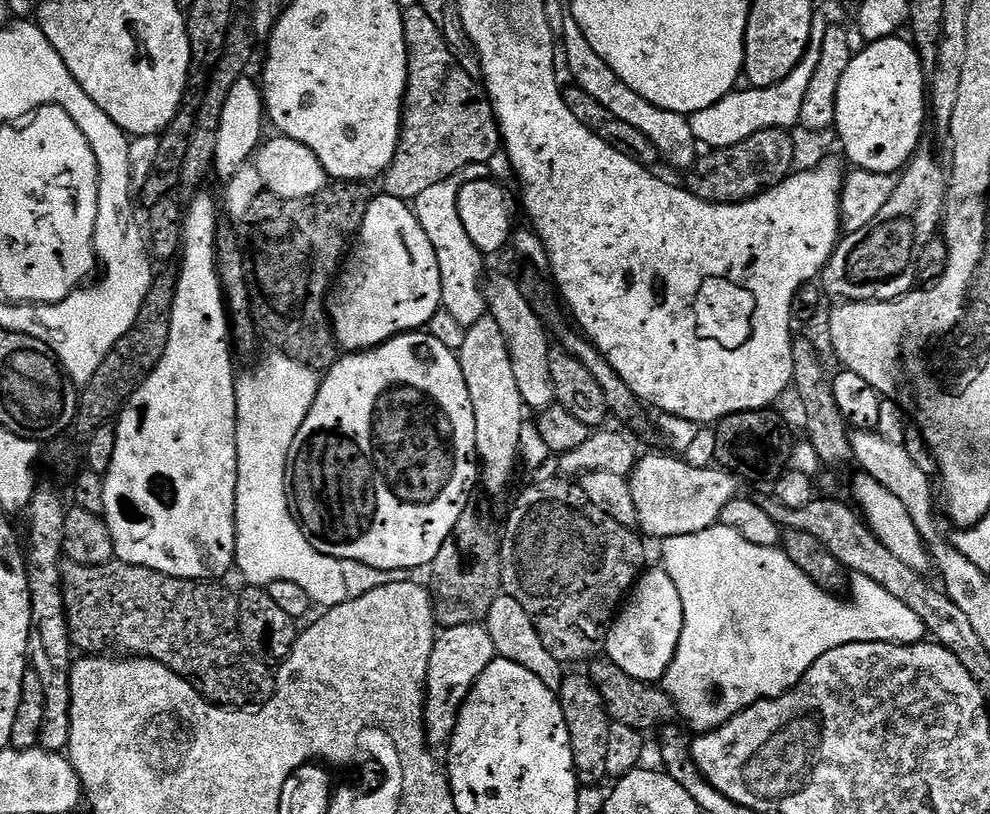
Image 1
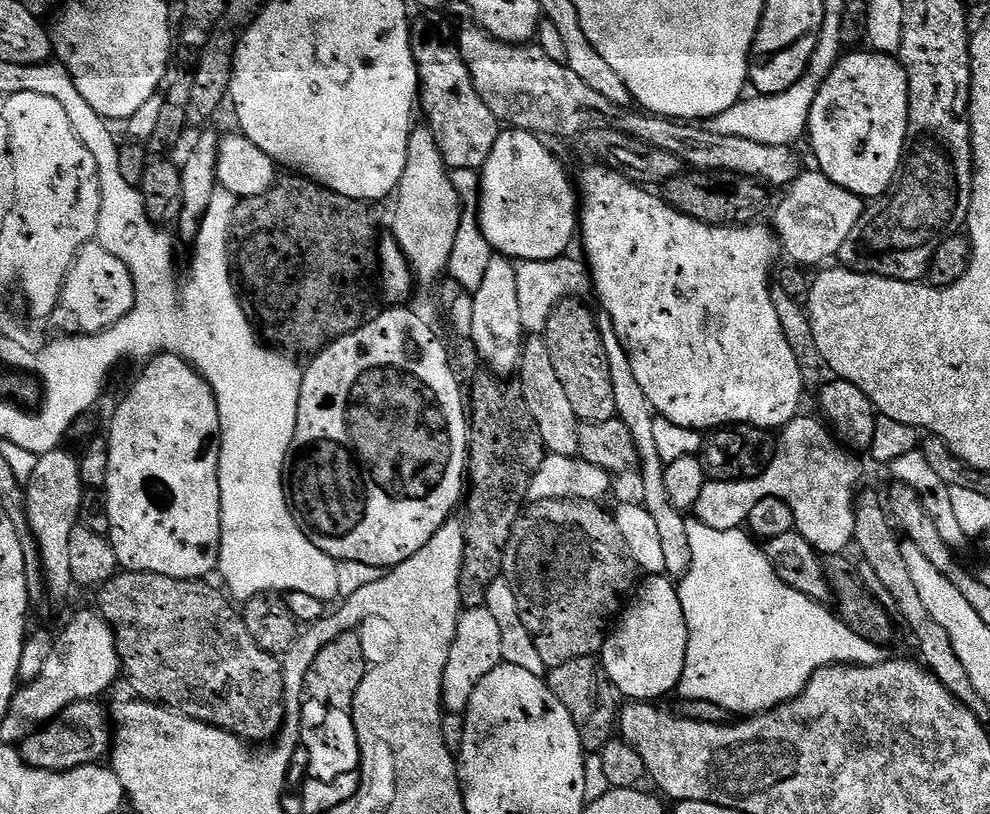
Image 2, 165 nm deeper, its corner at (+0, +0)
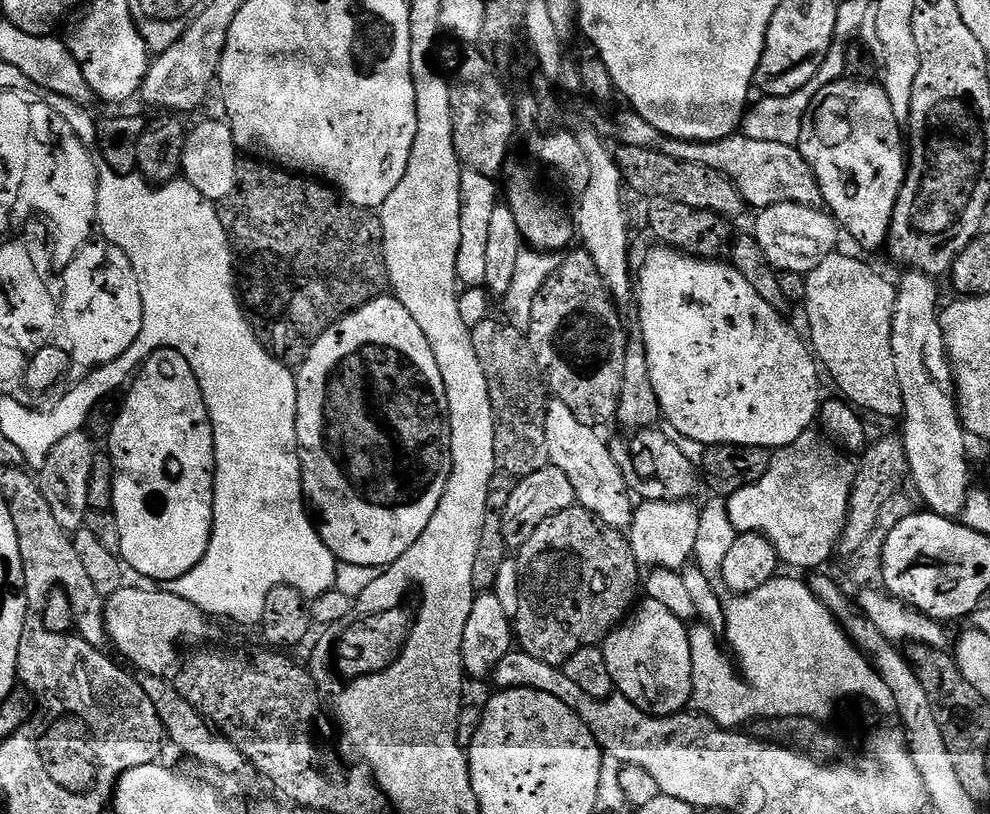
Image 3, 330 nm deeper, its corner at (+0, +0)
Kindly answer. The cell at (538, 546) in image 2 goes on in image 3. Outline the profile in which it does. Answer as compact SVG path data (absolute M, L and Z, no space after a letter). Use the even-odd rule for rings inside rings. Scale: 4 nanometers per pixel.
M579 506L543 520L528 533L515 560L518 608L514 613L514 636L522 651L547 664L563 666L578 650L595 648L607 640L608 633L629 615L642 588L642 568L636 563L627 535L619 528L606 526L595 514Z

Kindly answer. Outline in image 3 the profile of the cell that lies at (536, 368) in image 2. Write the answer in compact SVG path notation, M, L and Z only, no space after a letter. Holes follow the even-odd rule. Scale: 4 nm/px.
M555 398L549 399L546 409L546 446L551 467L562 470L574 486L576 504L592 512L606 526L628 530L634 511L634 497L622 478L622 470L614 466L610 444L599 436L596 428L574 418L570 406Z

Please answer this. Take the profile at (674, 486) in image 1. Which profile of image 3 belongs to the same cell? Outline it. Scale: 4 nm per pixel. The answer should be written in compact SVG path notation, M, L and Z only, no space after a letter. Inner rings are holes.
M808 429L788 446L777 448L769 459L768 469L762 478L747 484L742 490L727 497L727 516L735 533L761 532L775 546L781 563L796 568L816 568L822 565L837 549L840 536L848 520L849 494L855 469L849 457L841 452L819 431Z

